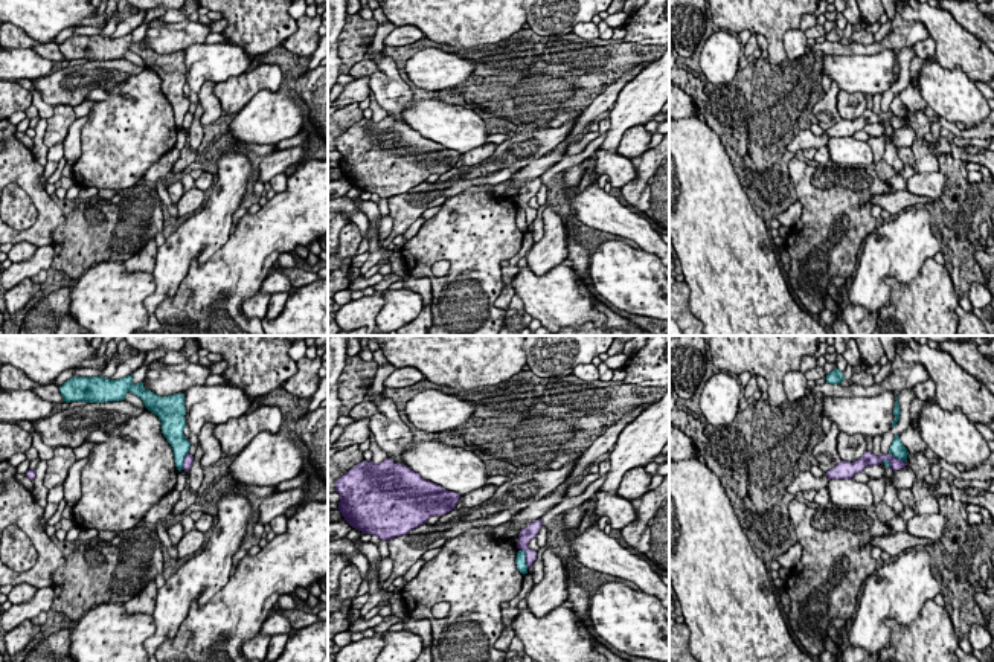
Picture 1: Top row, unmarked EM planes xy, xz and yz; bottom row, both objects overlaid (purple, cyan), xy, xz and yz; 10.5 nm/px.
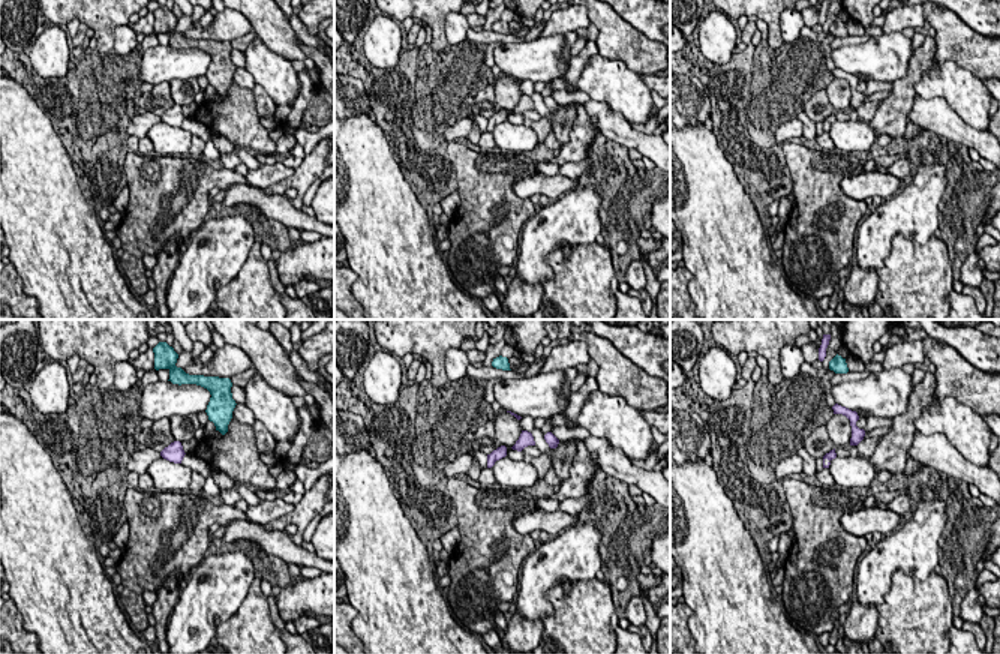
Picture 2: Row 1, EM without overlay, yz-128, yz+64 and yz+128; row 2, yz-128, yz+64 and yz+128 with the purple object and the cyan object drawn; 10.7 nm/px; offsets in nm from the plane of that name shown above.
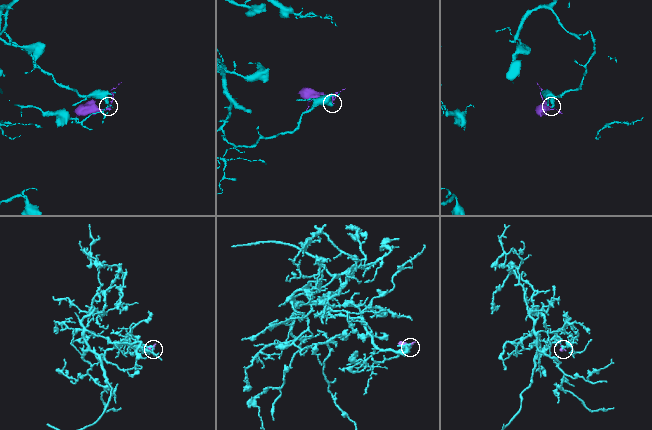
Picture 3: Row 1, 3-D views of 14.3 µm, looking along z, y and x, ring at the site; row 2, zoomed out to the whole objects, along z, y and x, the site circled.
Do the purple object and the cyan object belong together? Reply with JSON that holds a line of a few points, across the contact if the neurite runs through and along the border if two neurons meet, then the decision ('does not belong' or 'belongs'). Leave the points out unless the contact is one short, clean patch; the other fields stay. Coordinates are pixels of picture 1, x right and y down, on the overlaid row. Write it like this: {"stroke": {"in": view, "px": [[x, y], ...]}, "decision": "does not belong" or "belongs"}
{"stroke": {"in": "xz", "px": [[522, 549], [528, 568]]}, "decision": "does not belong"}

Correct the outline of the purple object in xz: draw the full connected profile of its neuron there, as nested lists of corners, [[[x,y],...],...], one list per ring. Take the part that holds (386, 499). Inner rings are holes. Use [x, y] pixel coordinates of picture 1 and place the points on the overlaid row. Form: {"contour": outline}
{"contour": [[[386,458],[383,462],[363,461],[346,471],[335,482],[340,494],[338,509],[345,520],[361,534],[392,540],[424,525],[431,516],[444,516],[454,509],[460,494],[448,491],[438,484],[422,479],[407,465],[395,464]]]}

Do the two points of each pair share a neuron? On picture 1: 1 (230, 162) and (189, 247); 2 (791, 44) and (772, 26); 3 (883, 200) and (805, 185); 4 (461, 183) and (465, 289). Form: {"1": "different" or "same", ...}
{"1": "same", "2": "different", "3": "different", "4": "different"}

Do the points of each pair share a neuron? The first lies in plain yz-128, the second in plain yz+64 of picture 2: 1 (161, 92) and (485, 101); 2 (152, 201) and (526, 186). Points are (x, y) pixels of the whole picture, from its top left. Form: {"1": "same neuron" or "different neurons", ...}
{"1": "same neuron", "2": "different neurons"}

